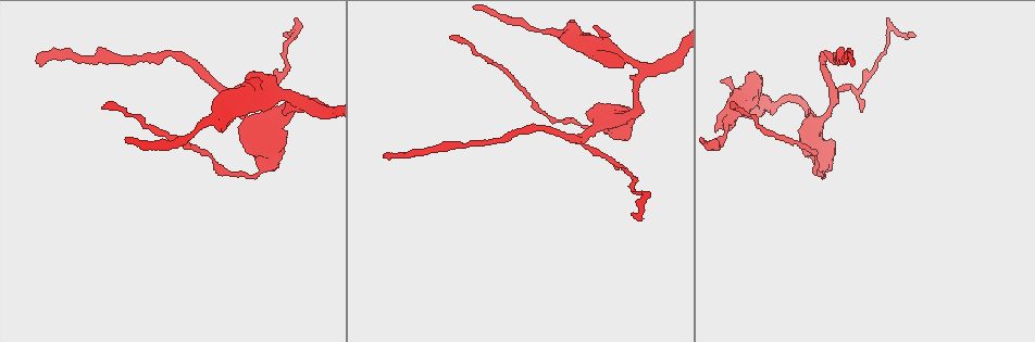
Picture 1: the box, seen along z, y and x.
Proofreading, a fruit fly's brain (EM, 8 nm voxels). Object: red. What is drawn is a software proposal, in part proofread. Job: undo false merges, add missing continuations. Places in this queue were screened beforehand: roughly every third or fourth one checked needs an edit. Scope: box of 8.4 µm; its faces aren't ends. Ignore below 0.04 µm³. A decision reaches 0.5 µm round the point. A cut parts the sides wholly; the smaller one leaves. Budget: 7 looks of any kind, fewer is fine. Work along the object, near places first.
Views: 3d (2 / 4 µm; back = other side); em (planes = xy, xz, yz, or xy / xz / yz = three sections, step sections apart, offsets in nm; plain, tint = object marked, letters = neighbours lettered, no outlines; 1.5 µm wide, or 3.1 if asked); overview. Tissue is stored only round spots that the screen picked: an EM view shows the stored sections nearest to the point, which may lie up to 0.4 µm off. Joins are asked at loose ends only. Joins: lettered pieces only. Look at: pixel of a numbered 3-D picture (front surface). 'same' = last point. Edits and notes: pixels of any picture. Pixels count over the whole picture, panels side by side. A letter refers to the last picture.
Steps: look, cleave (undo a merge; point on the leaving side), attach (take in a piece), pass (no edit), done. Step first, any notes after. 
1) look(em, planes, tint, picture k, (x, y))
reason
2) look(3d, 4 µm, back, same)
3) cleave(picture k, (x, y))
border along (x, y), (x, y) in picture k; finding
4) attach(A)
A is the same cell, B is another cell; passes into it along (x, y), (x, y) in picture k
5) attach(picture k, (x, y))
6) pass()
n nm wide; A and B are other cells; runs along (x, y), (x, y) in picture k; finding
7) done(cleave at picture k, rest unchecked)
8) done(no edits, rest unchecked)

look(em, xz, step 4, letters, picture 1, (643, 70))
three arms meet

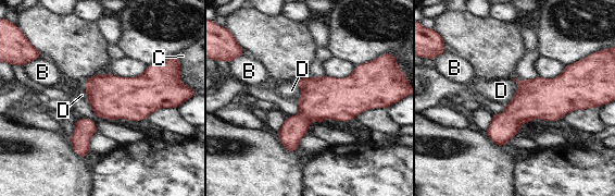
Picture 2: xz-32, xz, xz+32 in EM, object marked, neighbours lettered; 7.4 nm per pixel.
pass()
B, C and D are other cells; border along (513, 77), (517, 90), (505, 106) in picture 2; all the same cell

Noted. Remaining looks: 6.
look(3d, 2 µm, picture 1, (912, 37))

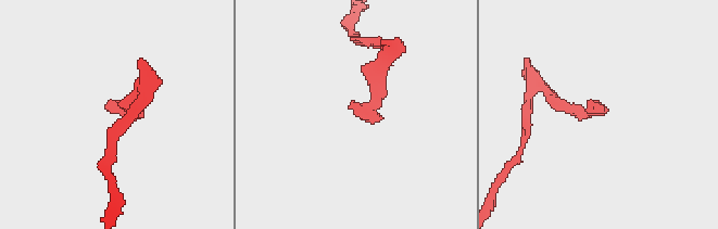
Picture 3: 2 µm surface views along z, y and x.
look(em, xz, step 4, tint, picture 3, (378, 118))
shape alone is not enough

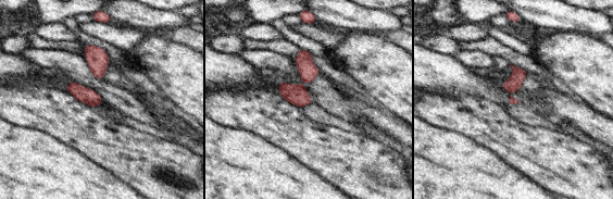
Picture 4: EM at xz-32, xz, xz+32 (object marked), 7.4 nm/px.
look(em, xy, step 4, letters, same)

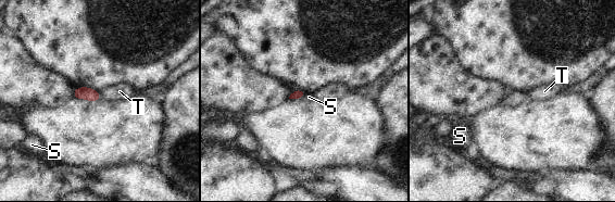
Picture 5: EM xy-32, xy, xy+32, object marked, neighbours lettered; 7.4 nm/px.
pass()
70 nm wide; S and T are other cells; border along (306, 92), (297, 99) in picture 5; none of them fits

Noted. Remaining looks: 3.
look(em, planes, plain, picture 1, (39, 64))
end of a long branch

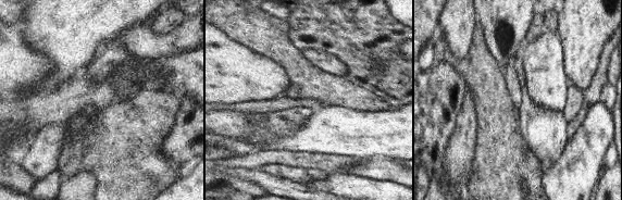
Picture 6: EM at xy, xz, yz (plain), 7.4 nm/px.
look(em, planes, letters, same)

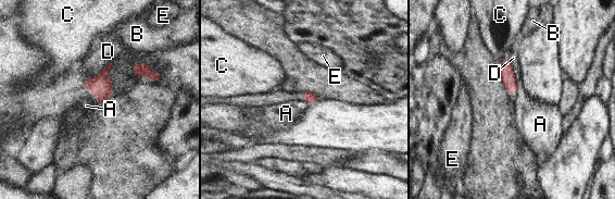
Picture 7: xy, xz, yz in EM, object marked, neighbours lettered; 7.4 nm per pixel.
pass()
D touches over 240 nm; A, B, C, D and E are other cells; border along (302, 100), (310, 104) in picture 7; no lettered piece goes on from it

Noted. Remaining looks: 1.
done(no edits, rest unchecked)

